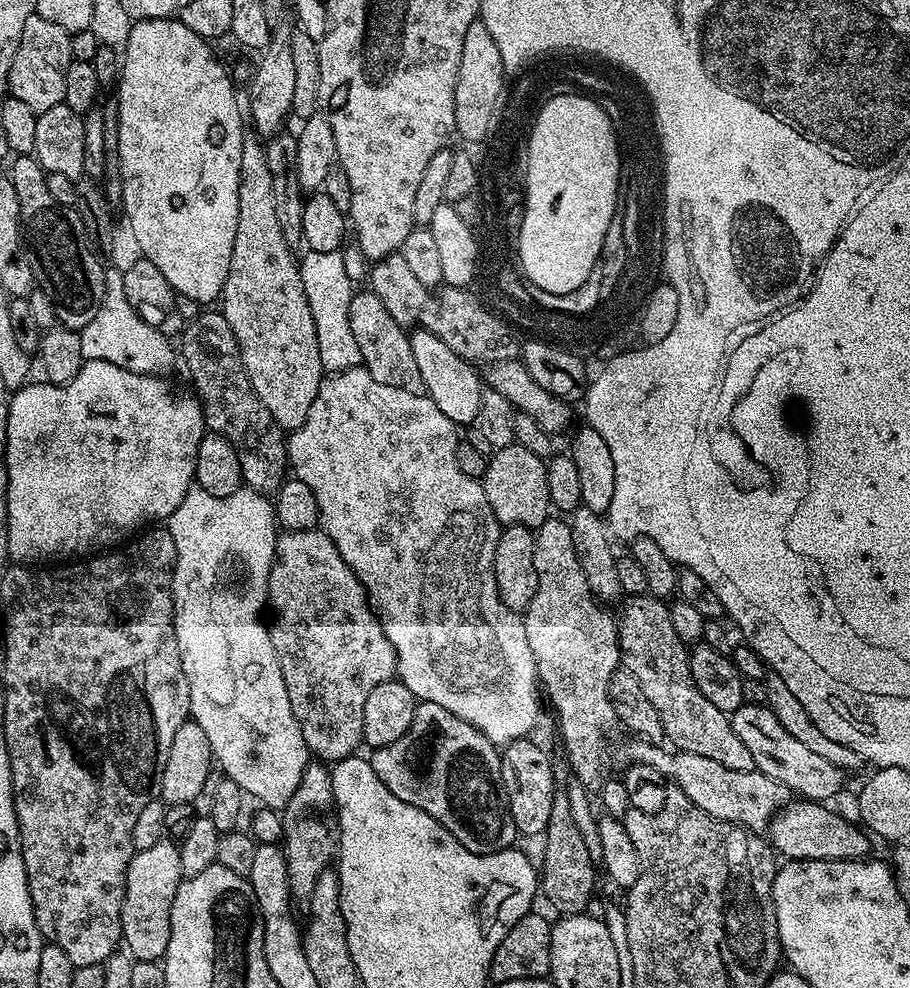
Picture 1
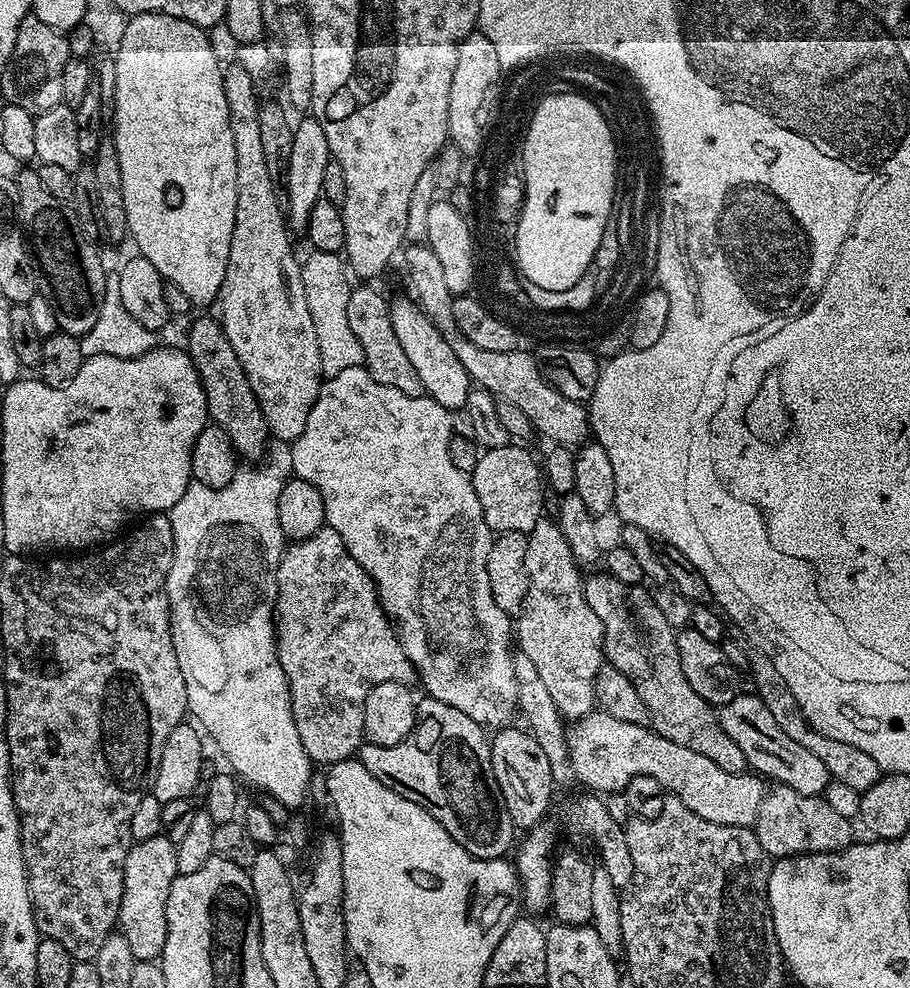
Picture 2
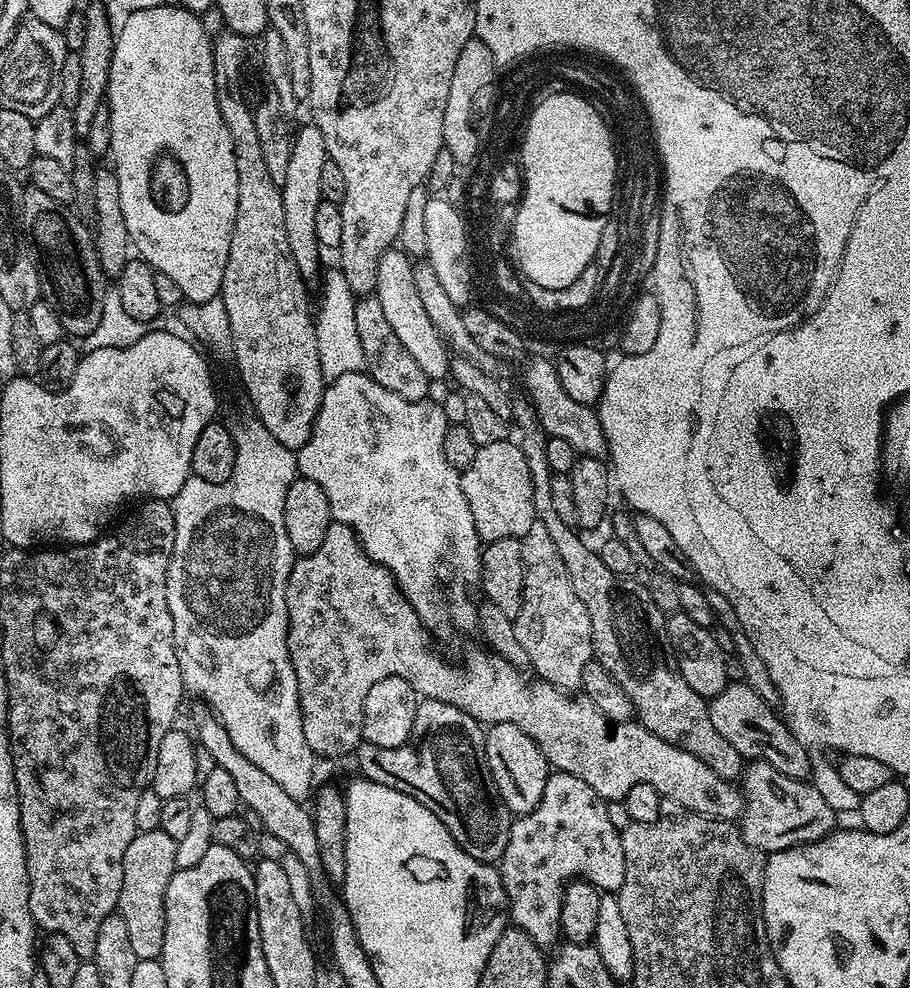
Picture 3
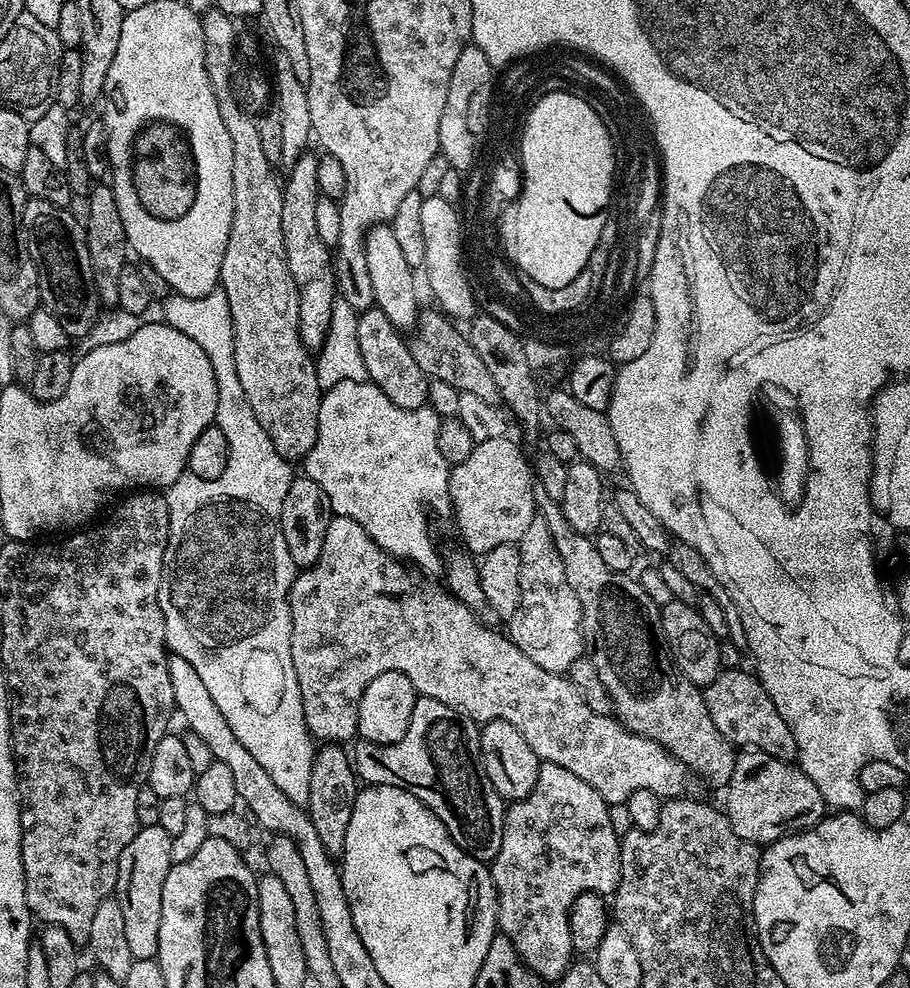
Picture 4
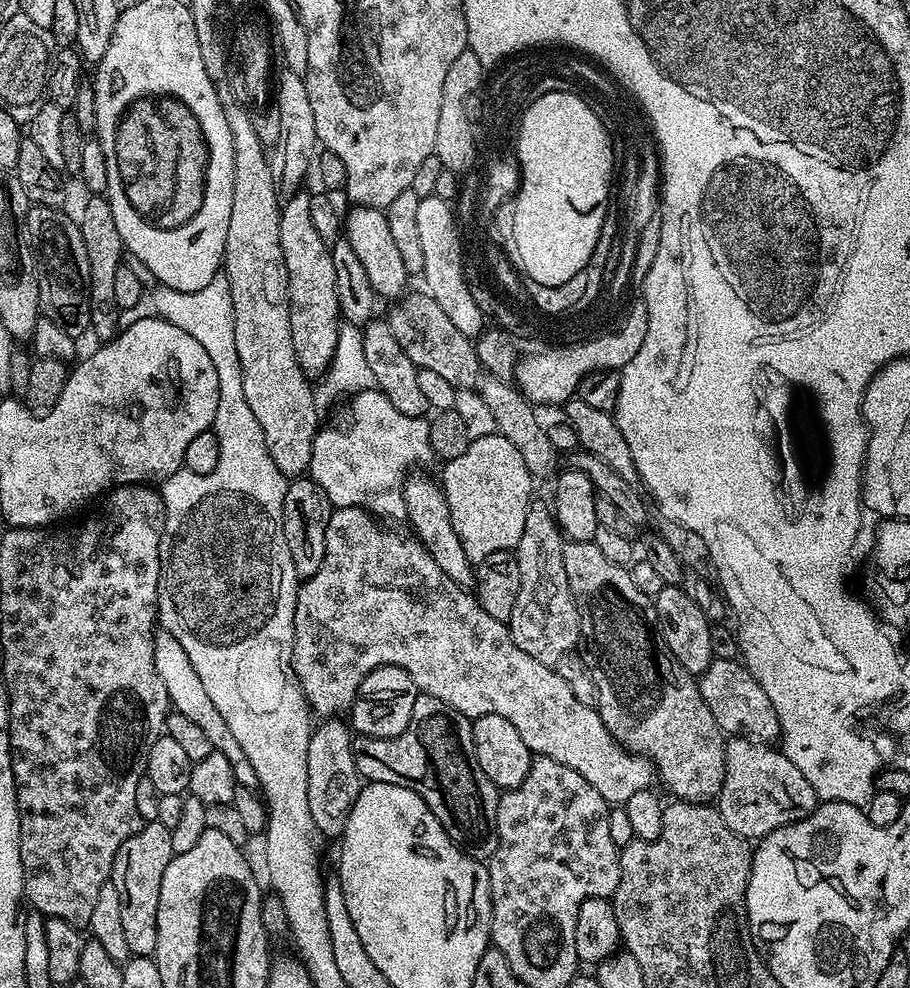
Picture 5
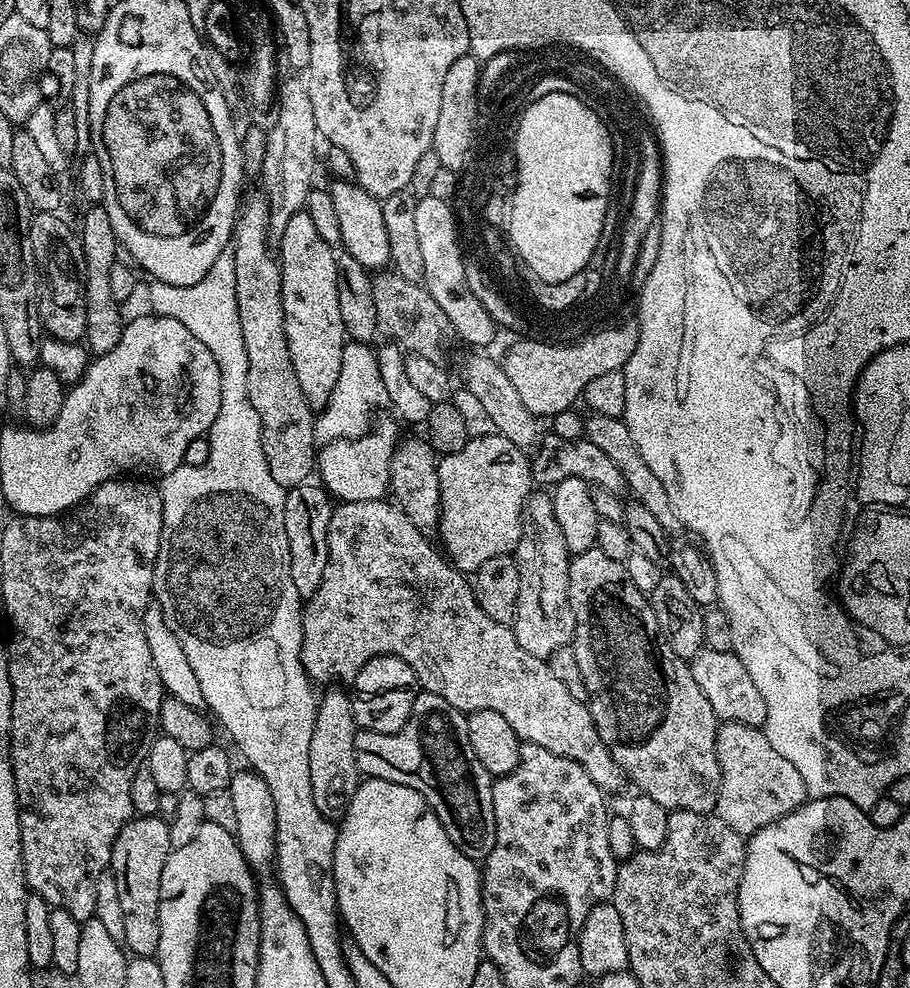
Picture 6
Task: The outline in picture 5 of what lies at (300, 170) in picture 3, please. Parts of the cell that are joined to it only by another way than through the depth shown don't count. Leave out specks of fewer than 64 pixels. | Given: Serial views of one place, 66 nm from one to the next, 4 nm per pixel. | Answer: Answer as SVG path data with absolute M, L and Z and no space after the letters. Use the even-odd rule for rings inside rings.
M297 190L283 201L278 234L288 275L290 338L294 338L294 354L298 354L298 362L308 377L320 378L328 371L334 358L342 317L335 289L332 249L329 244L322 242L322 237L312 225L310 195L307 191Z

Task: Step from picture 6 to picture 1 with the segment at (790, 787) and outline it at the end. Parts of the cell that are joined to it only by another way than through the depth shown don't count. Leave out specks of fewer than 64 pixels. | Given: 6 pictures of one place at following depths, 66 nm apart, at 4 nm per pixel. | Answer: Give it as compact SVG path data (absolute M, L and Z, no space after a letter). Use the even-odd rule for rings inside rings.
M796 798L785 804L773 816L771 824L766 829L766 836L771 847L781 857L784 855L784 858L788 860L865 859L871 853L868 851L871 850L873 844L869 833L855 823L852 825L846 817L839 816L828 808L831 807L827 803L803 798Z

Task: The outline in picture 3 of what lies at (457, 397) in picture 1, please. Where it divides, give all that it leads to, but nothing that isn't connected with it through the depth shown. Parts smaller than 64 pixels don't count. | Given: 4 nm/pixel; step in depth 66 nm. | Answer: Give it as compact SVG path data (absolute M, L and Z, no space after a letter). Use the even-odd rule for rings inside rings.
M389 250L381 254L381 260L377 268L377 284L374 295L382 306L385 317L390 322L394 334L401 340L402 346L422 366L422 374L426 374L429 381L436 382L449 375L450 353L444 339L434 330L434 322L426 314L422 307L422 301L418 299L418 286L414 283L413 261L399 250Z

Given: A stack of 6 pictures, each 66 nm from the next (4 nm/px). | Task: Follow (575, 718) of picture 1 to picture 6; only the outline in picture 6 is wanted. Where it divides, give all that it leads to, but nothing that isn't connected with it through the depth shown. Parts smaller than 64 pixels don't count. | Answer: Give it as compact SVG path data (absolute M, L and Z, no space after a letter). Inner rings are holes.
M533 490L528 493L528 500L524 504L524 522L526 534L520 537L514 553L520 585L516 619L510 627L522 650L546 658L554 650L572 643L574 614L568 601L570 553L566 538L562 538L562 530L558 527L558 518L554 518L554 502L547 491Z

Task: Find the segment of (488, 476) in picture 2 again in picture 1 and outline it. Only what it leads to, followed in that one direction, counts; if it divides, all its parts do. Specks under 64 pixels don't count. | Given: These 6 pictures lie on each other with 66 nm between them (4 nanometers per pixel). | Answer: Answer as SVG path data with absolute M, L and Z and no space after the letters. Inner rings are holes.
M515 442L491 453L482 483L486 502L490 502L490 510L494 510L501 525L521 524L535 530L548 520L553 511L550 489L546 487L545 461Z

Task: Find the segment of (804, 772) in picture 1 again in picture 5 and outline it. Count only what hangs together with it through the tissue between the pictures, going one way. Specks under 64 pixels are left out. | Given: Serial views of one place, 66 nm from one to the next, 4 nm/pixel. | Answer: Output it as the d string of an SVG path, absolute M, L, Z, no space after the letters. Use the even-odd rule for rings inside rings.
M713 659L706 671L699 673L700 693L710 706L710 714L714 714L714 722L718 722L721 732L729 737L745 736L748 740L757 740L763 744L772 744L780 739L780 723L778 714L774 714L774 705L766 698L766 690L758 686L754 674L745 668L739 659Z

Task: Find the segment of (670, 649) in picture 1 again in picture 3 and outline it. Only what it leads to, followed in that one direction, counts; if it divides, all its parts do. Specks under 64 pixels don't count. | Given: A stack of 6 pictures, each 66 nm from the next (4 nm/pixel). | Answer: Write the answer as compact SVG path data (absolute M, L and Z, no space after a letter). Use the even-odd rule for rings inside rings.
M529 422L521 426L518 443L530 466L536 519L539 524L546 526L554 546L558 546L558 558L562 558L566 566L566 574L574 586L574 594L582 598L582 606L586 606L586 614L590 614L594 659L608 671L614 682L618 682L618 686L622 686L622 690L626 690L626 698L630 698L635 719L643 728L650 730L650 734L658 734L658 738L694 754L694 758L706 762L706 766L710 766L710 770L714 770L714 774L718 774L722 779L735 781L744 771L745 757L740 756L738 750L734 750L734 746L730 746L730 742L726 742L726 738L718 734L718 730L714 730L714 722L710 722L708 713L708 700L690 690L686 678L682 678L682 674L676 671L669 645L666 643L665 613L660 612L658 606L654 606L654 598L650 598L647 587L641 581L639 584L632 576L615 576L602 563L599 551L595 547L587 548L583 538L579 536L581 533L573 525L562 522L562 518L558 518L558 513L554 511L554 498L550 494L550 482L554 473L550 470L550 462L546 462L548 437L542 425Z

